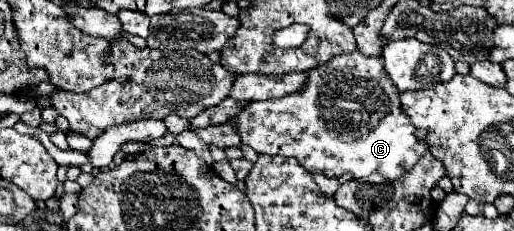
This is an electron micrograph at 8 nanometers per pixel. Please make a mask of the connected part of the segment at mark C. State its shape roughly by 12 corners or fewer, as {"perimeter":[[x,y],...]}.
{"perimeter":[[381,57],[245,105],[257,153],[397,179],[429,151]]}

